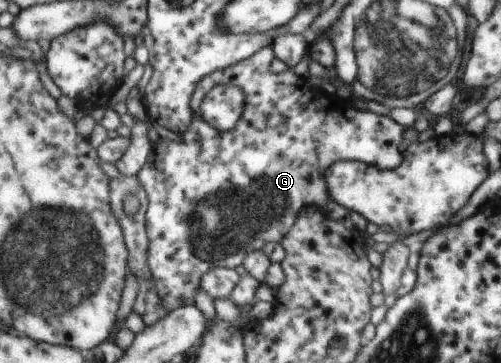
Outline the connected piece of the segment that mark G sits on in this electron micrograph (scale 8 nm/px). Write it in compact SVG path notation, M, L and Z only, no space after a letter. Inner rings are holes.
M266 47L247 60L206 76L191 99L196 118L192 120L188 132L181 134L180 142L162 138L153 144L148 162L137 175L150 200L147 212L148 237L151 241L149 264L162 302L168 310L195 304L203 276L213 267L234 269L244 265L248 254L262 250L268 242L281 244L292 231L302 208L317 205L328 216L348 222L348 208L332 199L326 182L328 170L334 163L350 160L384 170L394 170L402 164L402 156L398 152L404 132L402 126L388 116L350 108L348 96L328 94L311 87L306 78L291 67L284 72L272 72L270 63L274 58L275 50ZM223 83L232 83L246 94L244 114L241 114L238 126L230 132L216 130L200 116L204 98L212 88Z

